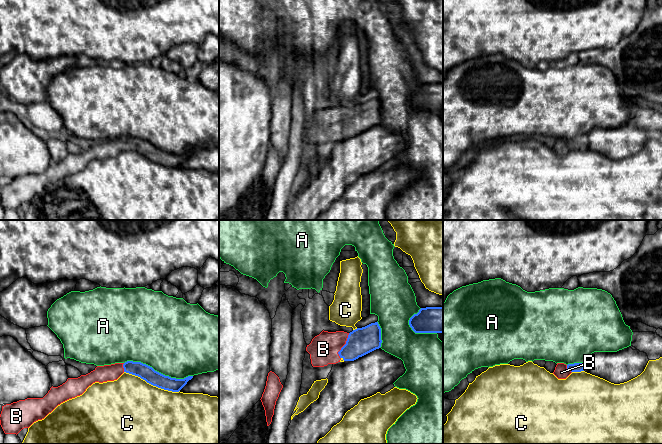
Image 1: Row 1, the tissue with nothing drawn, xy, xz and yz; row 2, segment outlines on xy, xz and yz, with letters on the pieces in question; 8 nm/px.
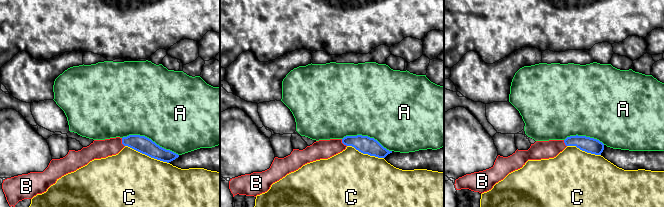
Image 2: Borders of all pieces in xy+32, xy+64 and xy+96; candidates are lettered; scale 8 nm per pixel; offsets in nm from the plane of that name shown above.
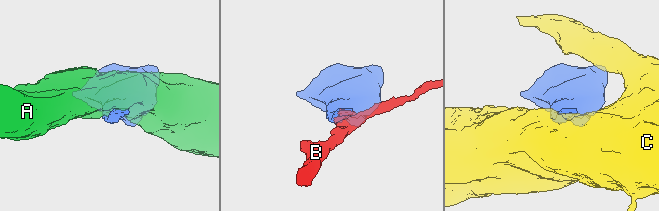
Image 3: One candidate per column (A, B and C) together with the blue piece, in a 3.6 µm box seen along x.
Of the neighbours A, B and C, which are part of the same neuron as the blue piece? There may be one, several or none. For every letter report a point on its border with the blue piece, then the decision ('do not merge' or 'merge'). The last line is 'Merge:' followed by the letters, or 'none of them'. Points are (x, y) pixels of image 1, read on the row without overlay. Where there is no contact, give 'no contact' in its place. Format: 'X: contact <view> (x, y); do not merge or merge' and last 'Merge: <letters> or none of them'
A: contact xy (158, 148); do not merge
B: contact xz (343, 122); merge
C: contact xy (152, 160); do not merge
Merge: B

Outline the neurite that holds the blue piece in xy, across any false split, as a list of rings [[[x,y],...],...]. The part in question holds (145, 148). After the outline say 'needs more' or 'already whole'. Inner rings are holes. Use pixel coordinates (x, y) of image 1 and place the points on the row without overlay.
[[[127,137],[97,142],[93,147],[78,154],[68,154],[58,163],[51,163],[43,174],[27,174],[2,182],[0,201],[5,210],[18,210],[34,198],[44,195],[61,179],[82,171],[95,158],[117,156],[124,148],[140,153],[158,164],[179,168],[193,152],[184,155],[165,152],[141,138]]]; needs more

